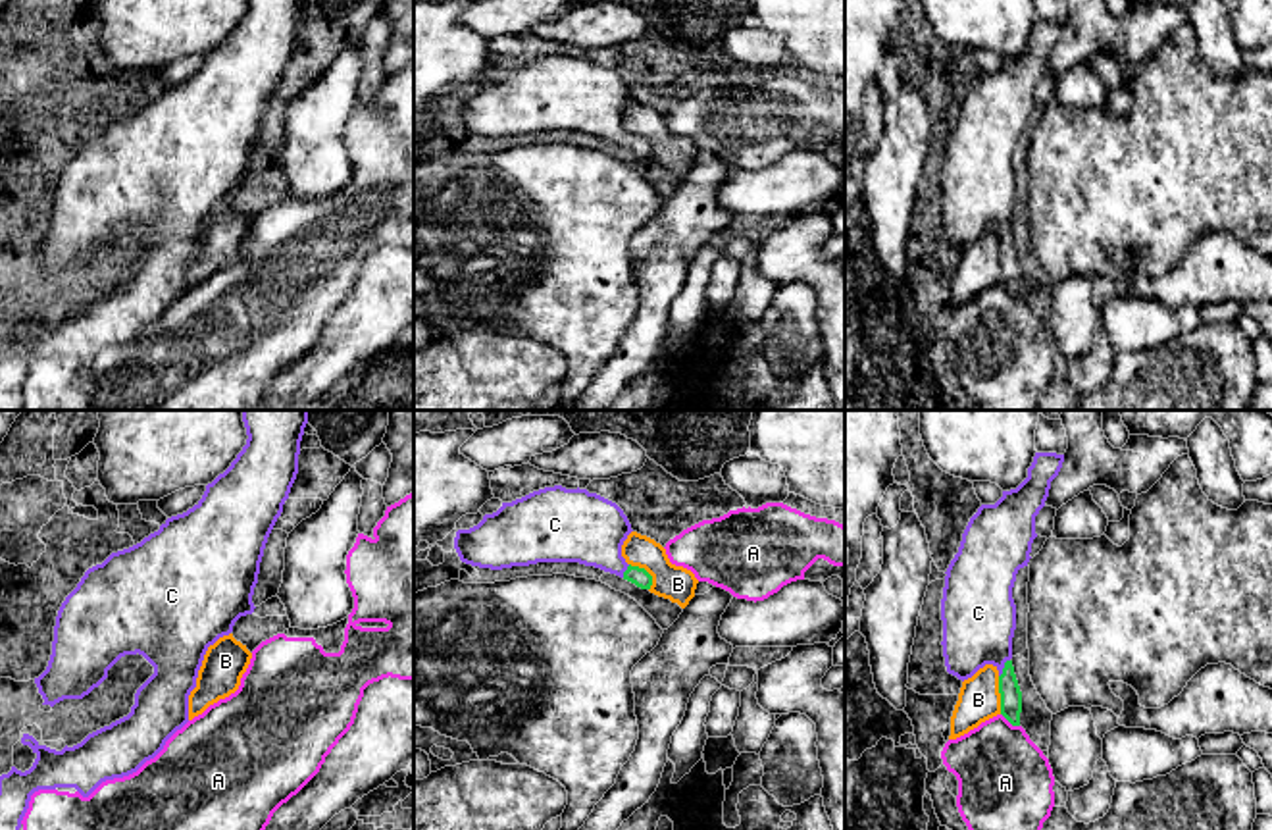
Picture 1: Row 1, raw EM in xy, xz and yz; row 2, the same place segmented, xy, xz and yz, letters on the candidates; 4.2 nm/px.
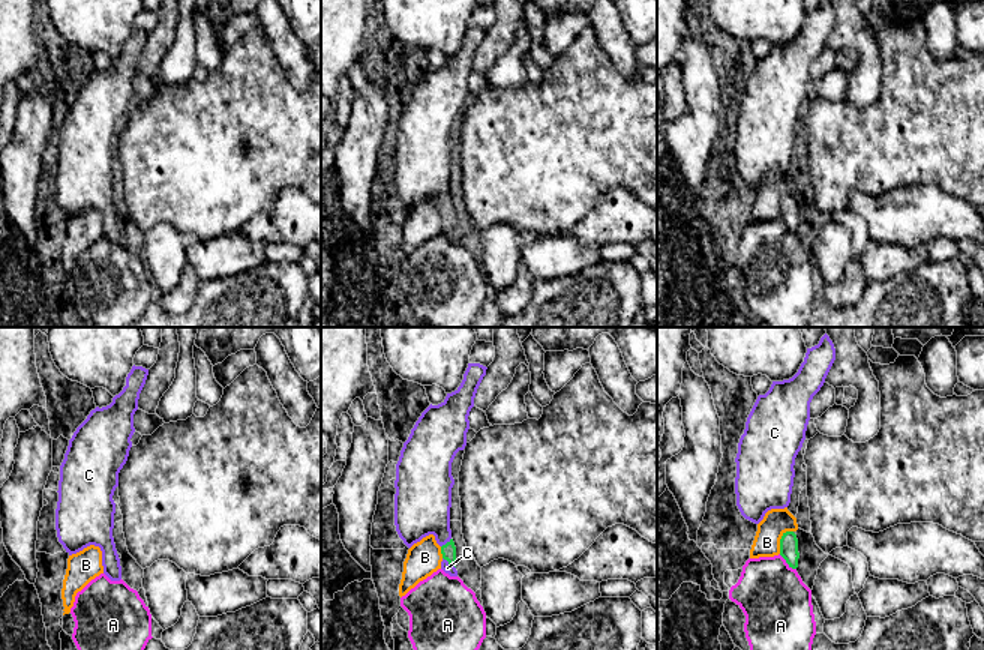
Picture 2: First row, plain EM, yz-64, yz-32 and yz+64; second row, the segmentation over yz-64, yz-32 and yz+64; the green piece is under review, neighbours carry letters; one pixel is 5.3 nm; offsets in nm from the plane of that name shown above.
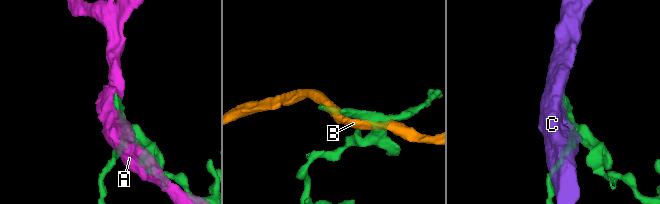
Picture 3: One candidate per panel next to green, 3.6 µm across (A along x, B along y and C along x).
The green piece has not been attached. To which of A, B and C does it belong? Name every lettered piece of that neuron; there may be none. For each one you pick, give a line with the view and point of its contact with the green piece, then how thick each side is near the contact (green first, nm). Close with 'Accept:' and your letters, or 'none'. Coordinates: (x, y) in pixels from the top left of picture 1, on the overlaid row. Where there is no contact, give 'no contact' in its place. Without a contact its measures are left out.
C: meets green in yz at (1003, 669); 100 nm thick on the green side, 300 nm on the other
Accept: C

